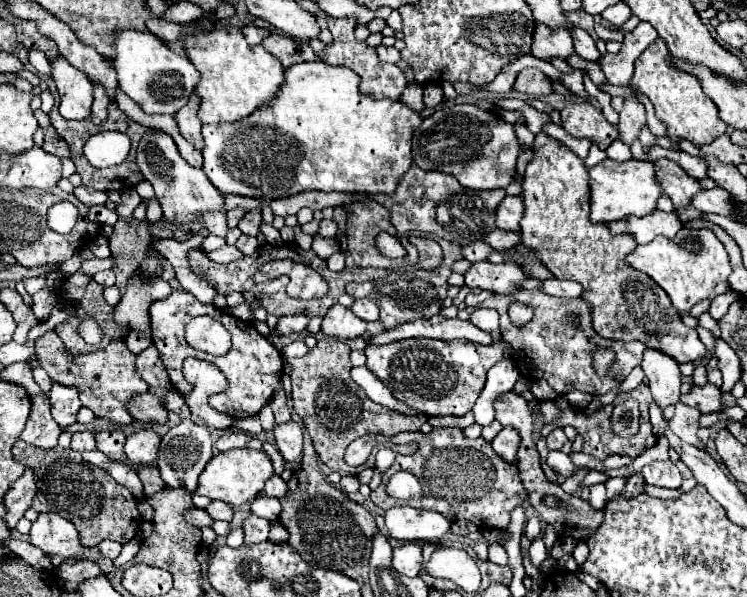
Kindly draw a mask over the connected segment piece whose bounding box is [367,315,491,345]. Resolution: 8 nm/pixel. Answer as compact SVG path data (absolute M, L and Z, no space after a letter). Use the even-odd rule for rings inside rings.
M435 315L431 319L419 319L419 321L403 323L397 329L381 331L381 333L369 337L367 343L369 345L385 345L385 343L409 339L409 337L427 337L427 339L443 339L443 341L463 339L463 341L481 343L481 345L489 345L489 341L491 341L489 333L477 329L469 321L461 321L457 317L455 319L443 319L443 317Z

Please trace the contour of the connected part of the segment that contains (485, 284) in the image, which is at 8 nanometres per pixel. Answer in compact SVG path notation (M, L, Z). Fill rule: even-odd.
M479 261L471 263L463 277L467 287L487 289L491 293L511 293L517 289L517 283L525 279L525 273L515 263L493 265L487 261Z

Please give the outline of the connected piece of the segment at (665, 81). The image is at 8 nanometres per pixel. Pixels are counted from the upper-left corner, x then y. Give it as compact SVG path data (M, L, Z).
M663 39L653 41L637 59L635 59L635 75L631 79L631 87L641 89L653 103L655 115L661 123L667 127L667 137L673 143L679 143L681 139L691 141L695 147L709 145L717 137L721 137L727 131L727 125L719 119L719 113L715 109L715 103L703 93L695 77L681 73L679 69L671 69L667 65L669 49Z

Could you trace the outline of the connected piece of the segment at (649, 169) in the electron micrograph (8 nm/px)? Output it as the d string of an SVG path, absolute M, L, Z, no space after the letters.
M603 159L595 167L589 169L589 195L591 195L591 221L593 223L609 223L617 219L627 219L631 215L645 217L647 213L655 211L657 199L661 189L655 181L655 169L651 161L637 161L629 159L625 163Z

